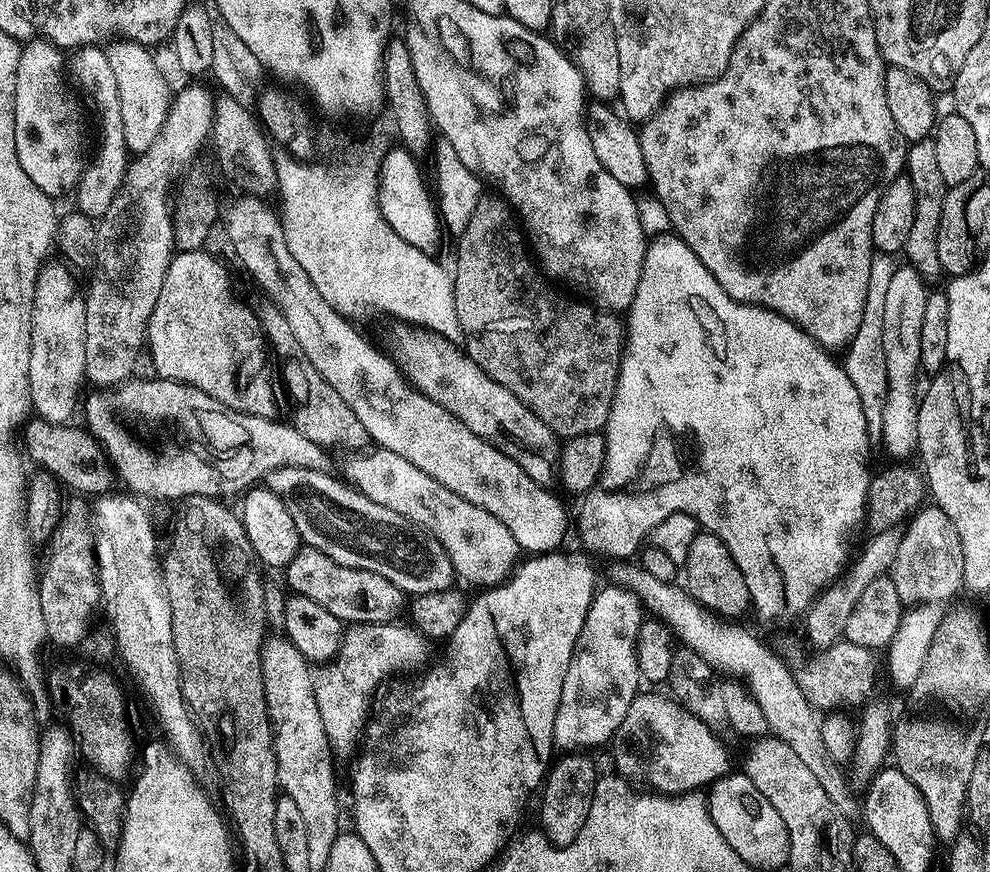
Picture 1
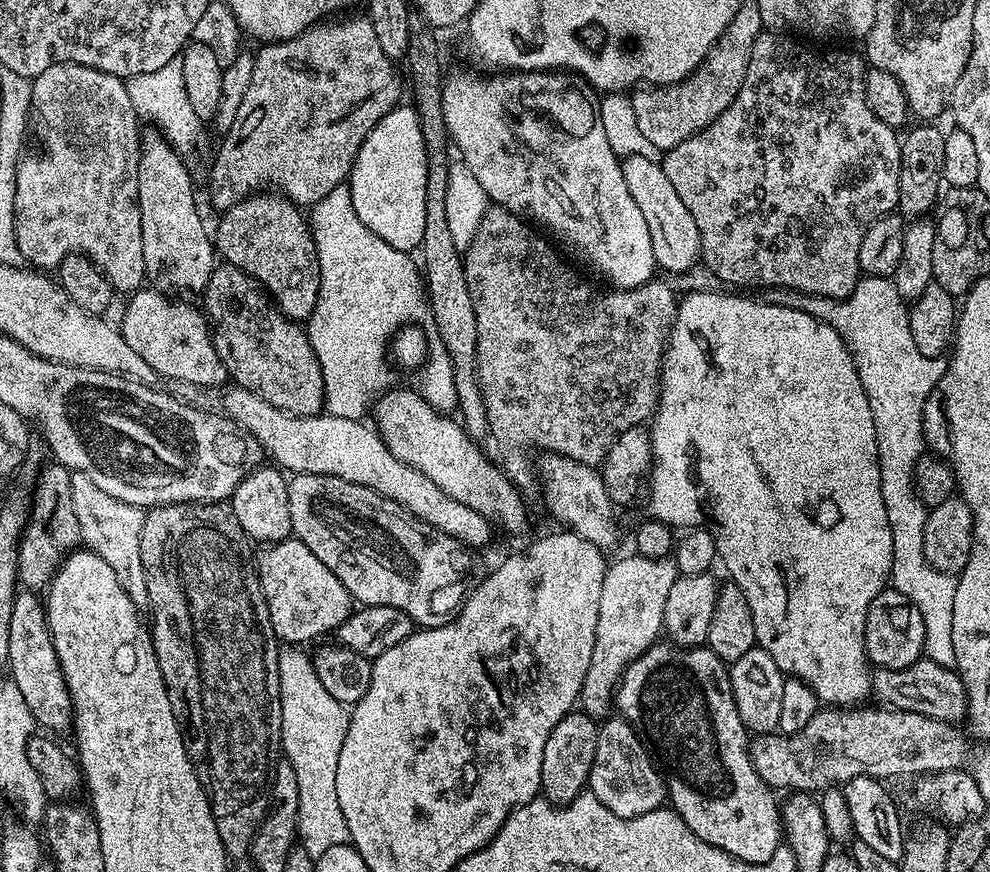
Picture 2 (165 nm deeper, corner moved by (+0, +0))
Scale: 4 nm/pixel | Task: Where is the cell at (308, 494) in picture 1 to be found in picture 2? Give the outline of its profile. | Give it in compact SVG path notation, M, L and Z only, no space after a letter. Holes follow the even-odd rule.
M296 474L288 480L290 522L292 536L301 540L346 586L357 605L392 606L404 611L420 628L437 628L448 623L468 599L474 587L472 575L476 572L473 549L458 542L450 534L442 534L434 526L422 522L398 502L346 482L342 478L322 474Z

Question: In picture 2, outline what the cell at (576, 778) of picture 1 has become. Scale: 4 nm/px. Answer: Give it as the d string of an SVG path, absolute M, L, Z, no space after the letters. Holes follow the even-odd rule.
M583 710L567 712L562 722L558 722L554 730L550 730L550 738L546 738L546 746L542 750L540 790L543 799L549 800L551 804L563 806L585 791L594 762L599 732L597 721Z

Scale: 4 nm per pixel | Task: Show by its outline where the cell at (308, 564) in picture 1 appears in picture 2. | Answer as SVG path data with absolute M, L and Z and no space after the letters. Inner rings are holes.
M289 538L279 540L277 544L267 545L259 553L255 561L256 574L260 577L262 594L266 598L266 606L270 610L270 622L272 623L272 634L277 641L288 646L304 646L307 640L312 640L315 636L320 636L323 632L335 633L338 628L347 621L348 616L354 611L354 601L352 596L342 586L342 582L314 553L310 546L306 546L301 540Z

